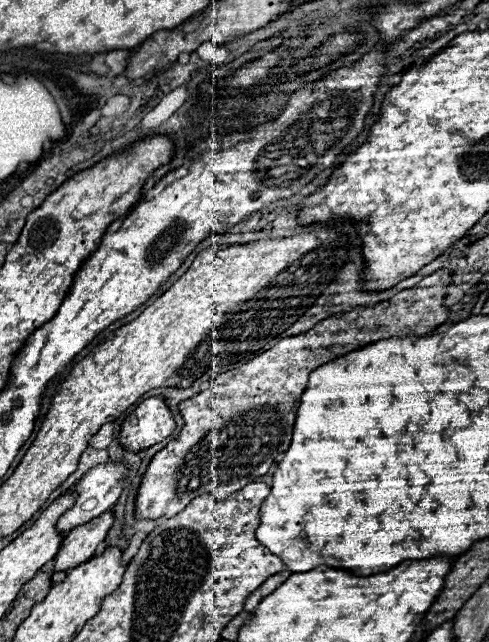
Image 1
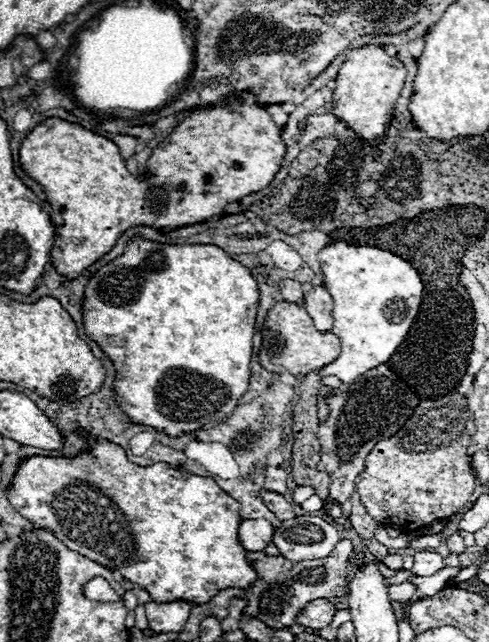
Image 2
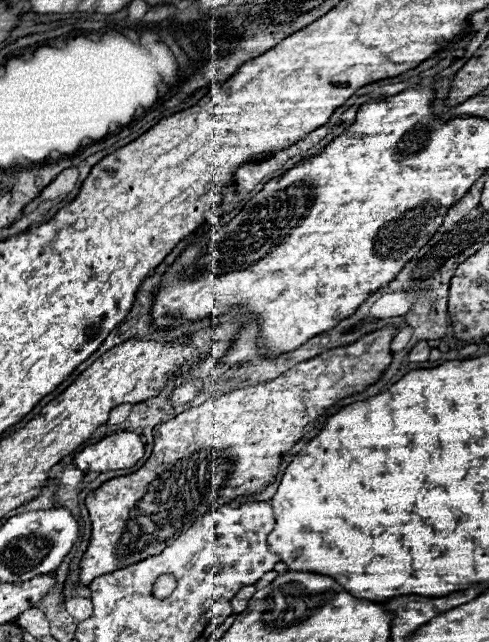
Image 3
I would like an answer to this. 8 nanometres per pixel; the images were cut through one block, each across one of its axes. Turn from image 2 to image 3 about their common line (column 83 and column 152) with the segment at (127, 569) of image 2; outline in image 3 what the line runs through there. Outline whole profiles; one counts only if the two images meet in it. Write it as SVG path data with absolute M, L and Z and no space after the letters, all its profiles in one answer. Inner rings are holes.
M384 326L352 344L330 348L312 360L300 362L270 382L212 396L204 404L154 426L154 452L148 462L130 476L104 482L86 498L86 508L92 520L92 538L80 562L80 584L88 586L98 576L136 564L146 556L160 554L166 546L170 546L170 542L174 542L192 526L194 518L208 514L210 510L216 510L218 506L236 498L252 496L274 482L282 454L290 452L290 448L302 438L302 428L310 422L316 422L344 396L366 390L388 368L392 362L390 344L396 332L396 326Z

